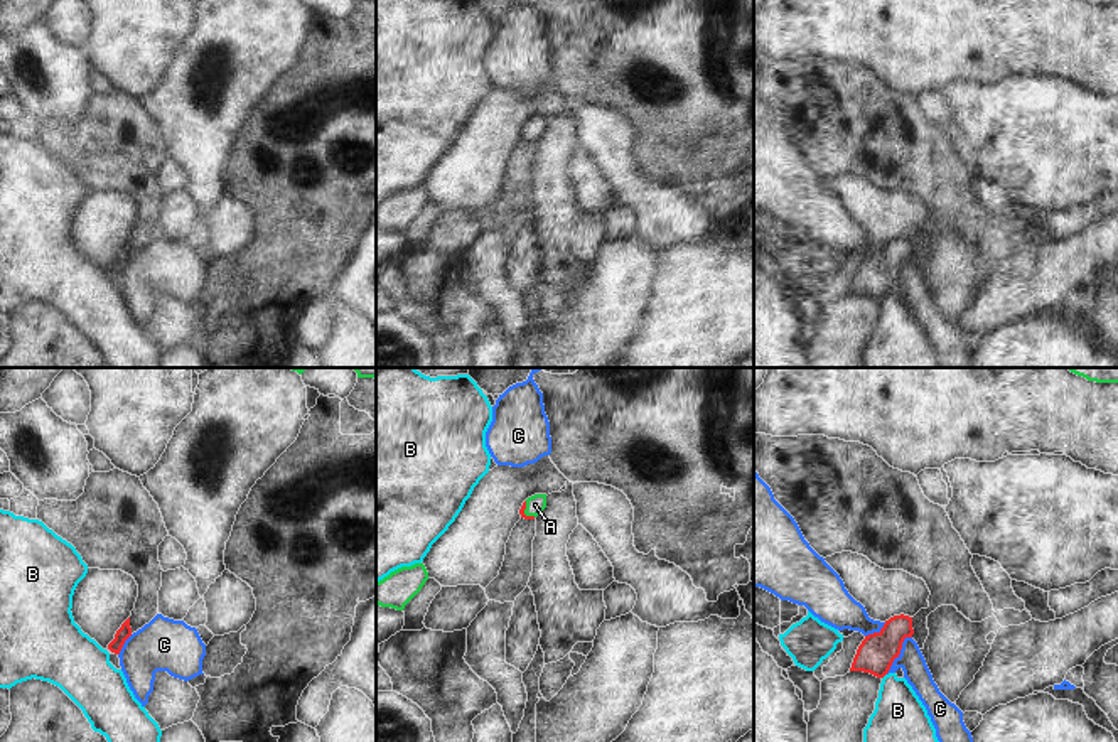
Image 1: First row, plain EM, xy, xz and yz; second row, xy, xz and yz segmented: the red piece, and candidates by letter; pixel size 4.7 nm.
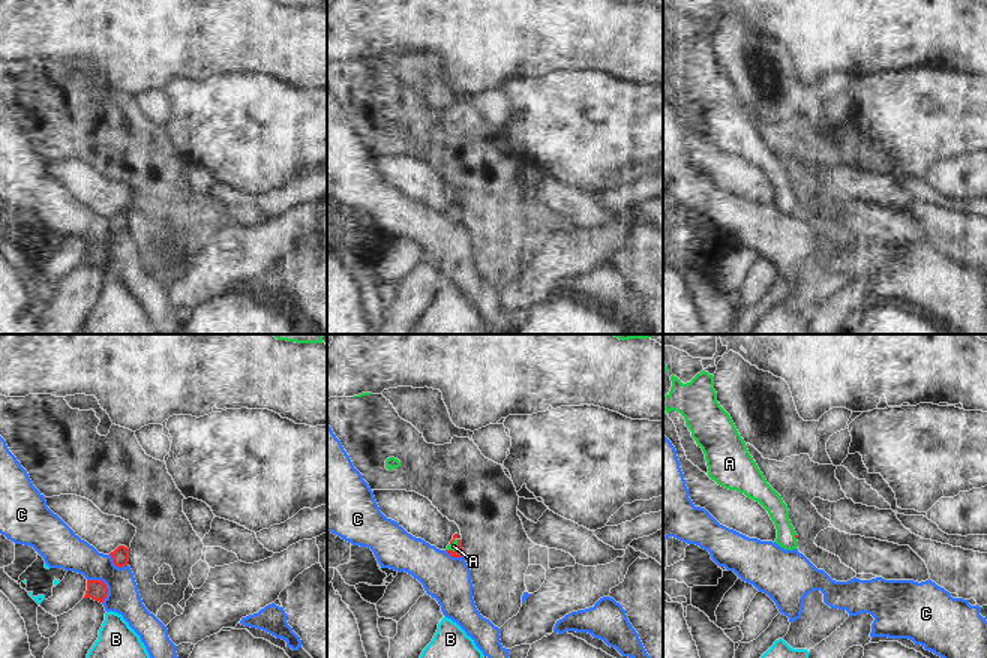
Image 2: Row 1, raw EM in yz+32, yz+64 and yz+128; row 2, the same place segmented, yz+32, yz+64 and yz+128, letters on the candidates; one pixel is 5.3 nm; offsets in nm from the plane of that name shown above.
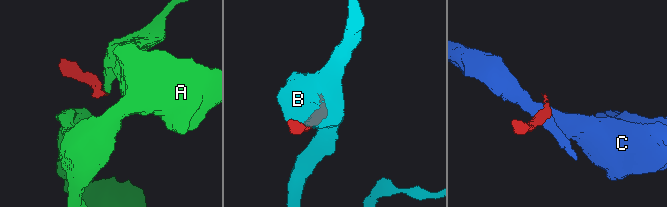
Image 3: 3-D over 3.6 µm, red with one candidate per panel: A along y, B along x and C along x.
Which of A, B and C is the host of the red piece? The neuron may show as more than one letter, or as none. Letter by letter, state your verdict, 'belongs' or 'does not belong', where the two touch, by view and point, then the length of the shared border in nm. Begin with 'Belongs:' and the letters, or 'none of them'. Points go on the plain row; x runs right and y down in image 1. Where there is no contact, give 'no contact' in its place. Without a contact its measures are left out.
Belongs: A
A: belongs | xz (523, 135) | 90 nm
B: does not belong | yz (884, 297) | 40 nm
C: does not belong | yz (899, 275) | 220 nm

